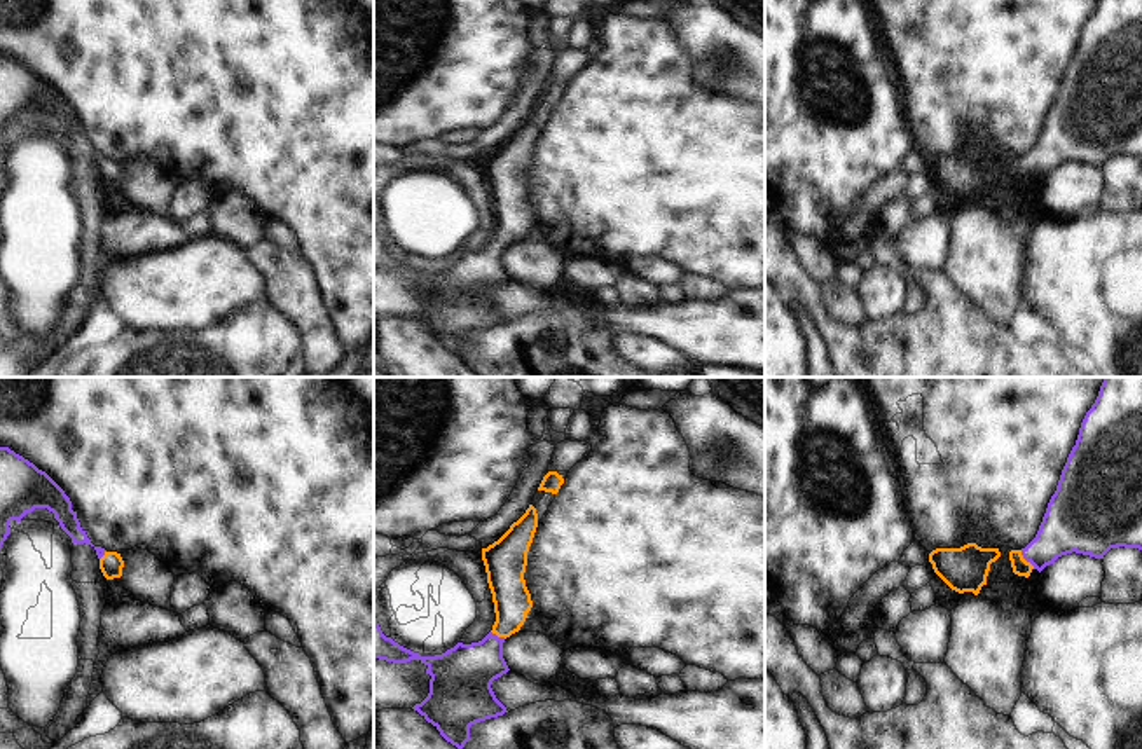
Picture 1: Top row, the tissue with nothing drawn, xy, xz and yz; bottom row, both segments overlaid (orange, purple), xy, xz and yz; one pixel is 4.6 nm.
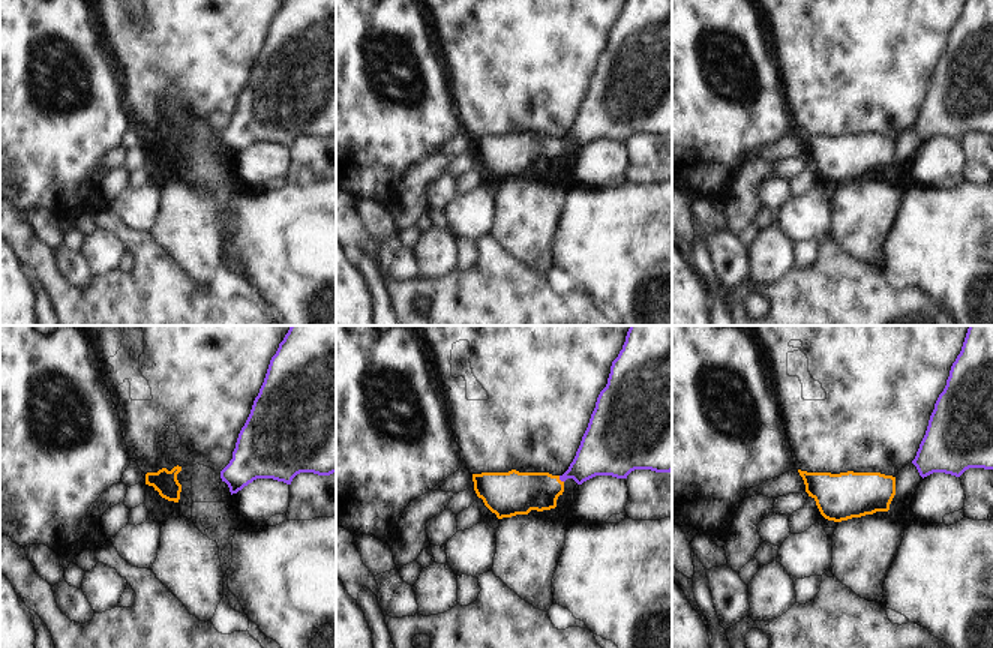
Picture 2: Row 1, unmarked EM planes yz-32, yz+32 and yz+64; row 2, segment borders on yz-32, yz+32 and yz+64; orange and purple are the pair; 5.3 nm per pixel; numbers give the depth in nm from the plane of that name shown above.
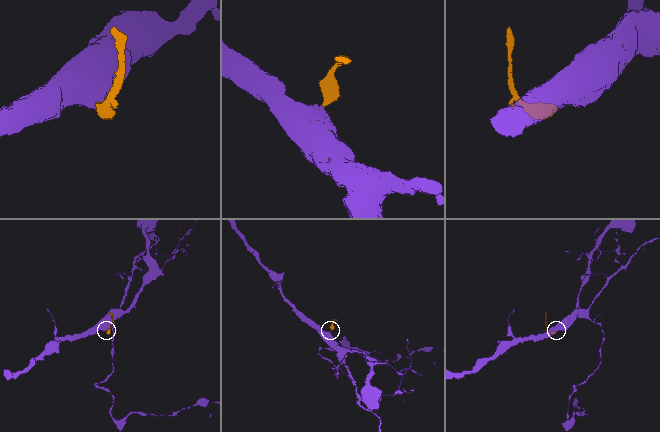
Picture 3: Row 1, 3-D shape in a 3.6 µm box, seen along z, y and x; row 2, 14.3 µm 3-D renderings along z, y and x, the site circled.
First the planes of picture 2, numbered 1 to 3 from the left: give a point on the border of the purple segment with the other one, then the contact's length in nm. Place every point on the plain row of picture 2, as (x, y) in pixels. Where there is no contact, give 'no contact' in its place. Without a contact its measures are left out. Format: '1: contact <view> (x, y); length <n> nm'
1: no contact
2: contact yz+32 (558, 143); length 50 nm
3: no contact

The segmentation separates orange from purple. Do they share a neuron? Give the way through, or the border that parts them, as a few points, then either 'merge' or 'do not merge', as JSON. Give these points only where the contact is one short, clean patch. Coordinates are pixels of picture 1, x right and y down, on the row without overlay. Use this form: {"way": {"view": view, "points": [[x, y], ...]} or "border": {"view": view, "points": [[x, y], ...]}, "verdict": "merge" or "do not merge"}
{"way": {"view": "yz", "points": [[1020, 175], [1024, 168], [1041, 161], [1066, 137]]}, "verdict": "merge"}

